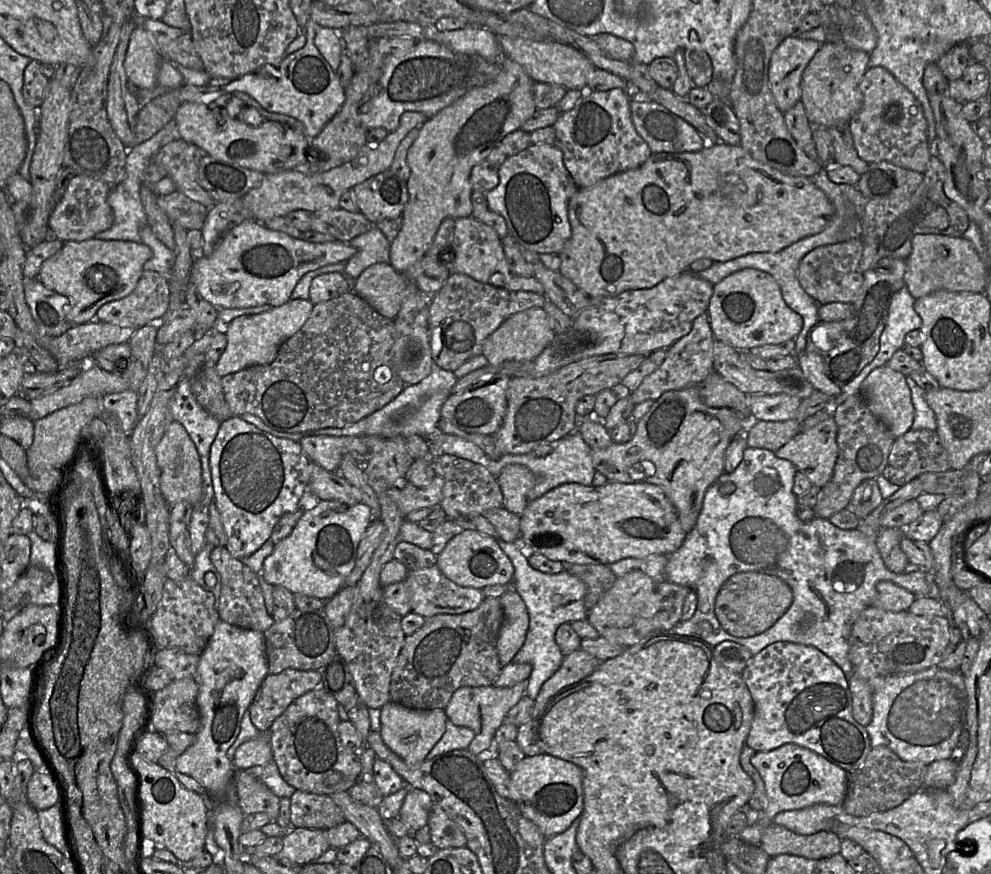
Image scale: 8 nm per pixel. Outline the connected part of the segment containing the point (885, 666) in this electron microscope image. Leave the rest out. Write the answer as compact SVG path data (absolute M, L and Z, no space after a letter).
M874 606L864 609L854 622L849 637L848 658L853 674L848 679L852 696L852 713L866 727L873 715L873 691L869 681L874 677L901 676L937 666L950 640L946 617L916 616L908 611L893 612Z

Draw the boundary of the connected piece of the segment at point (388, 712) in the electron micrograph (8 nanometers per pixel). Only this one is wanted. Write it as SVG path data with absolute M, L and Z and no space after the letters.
M394 702L380 708L379 733L385 745L408 764L420 764L441 739L448 718L443 709L416 710Z

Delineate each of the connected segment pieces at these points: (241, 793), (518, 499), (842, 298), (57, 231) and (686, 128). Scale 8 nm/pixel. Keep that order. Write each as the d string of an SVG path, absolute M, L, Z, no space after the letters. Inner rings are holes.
M236 770L235 787L238 804L244 815L265 813L270 822L279 814L278 798L260 779L246 771Z
M522 464L505 466L497 477L503 493L504 508L517 515L528 504L527 495L537 483L537 476Z
M861 238L817 247L801 259L797 268L797 279L802 288L819 304L853 303L864 281L864 273L860 269L862 253Z
M75 174L65 193L52 209L49 217L50 235L67 241L83 241L96 233L110 228L114 221L113 211L107 199L111 185L84 175Z
M639 96L630 102L630 112L637 133L648 144L652 154L697 152L708 145L691 124L657 102Z

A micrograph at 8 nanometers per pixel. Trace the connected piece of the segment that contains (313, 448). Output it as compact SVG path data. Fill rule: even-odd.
M312 433L301 437L298 443L311 462L328 472L337 472L346 454L353 455L362 464L368 457L368 446L361 437L356 436L327 436Z

